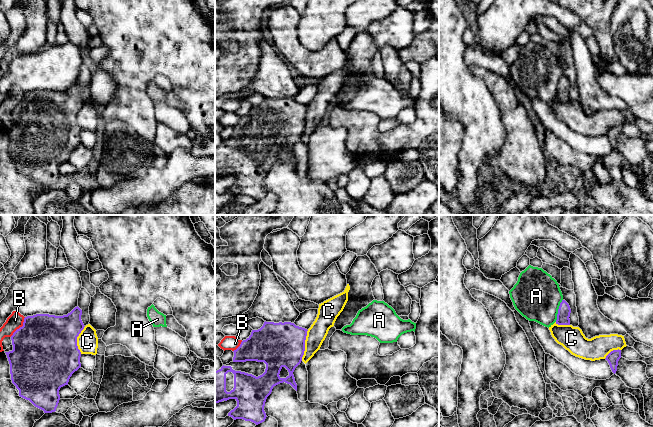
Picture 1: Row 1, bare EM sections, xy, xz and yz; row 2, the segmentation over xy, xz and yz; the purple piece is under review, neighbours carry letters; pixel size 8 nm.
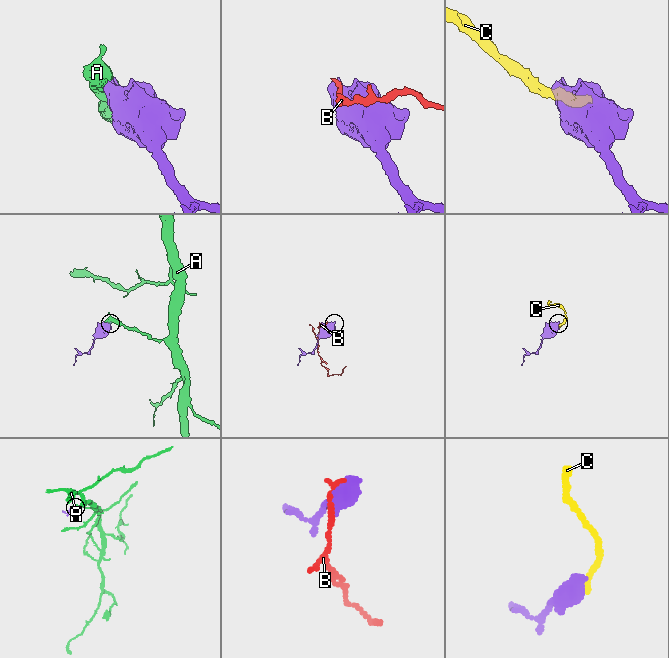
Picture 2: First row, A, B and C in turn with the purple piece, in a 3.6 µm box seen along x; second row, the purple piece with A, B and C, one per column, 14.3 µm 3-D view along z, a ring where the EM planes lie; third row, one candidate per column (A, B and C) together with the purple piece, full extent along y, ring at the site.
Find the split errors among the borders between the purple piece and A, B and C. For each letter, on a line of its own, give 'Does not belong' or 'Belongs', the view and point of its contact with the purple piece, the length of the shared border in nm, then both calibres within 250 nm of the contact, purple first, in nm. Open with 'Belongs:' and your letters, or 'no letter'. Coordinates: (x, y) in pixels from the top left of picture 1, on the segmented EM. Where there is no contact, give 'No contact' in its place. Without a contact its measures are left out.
Belongs: no letter
A: Does not belong. Touches purple at yz (558, 310). Shared border 190 nm. Thickness 100 nm (purple) against 380 nm
B: Does not belong. Touches purple at xy (20, 327). Shared border 200 nm. Thickness 500 nm (purple) against 120 nm
C: Does not belong. Touches purple at xz (304, 345). Shared border 260 nm. Thickness 360 nm (purple) against 160 nm

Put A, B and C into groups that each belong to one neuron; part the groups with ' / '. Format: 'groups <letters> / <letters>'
groups A B / C

